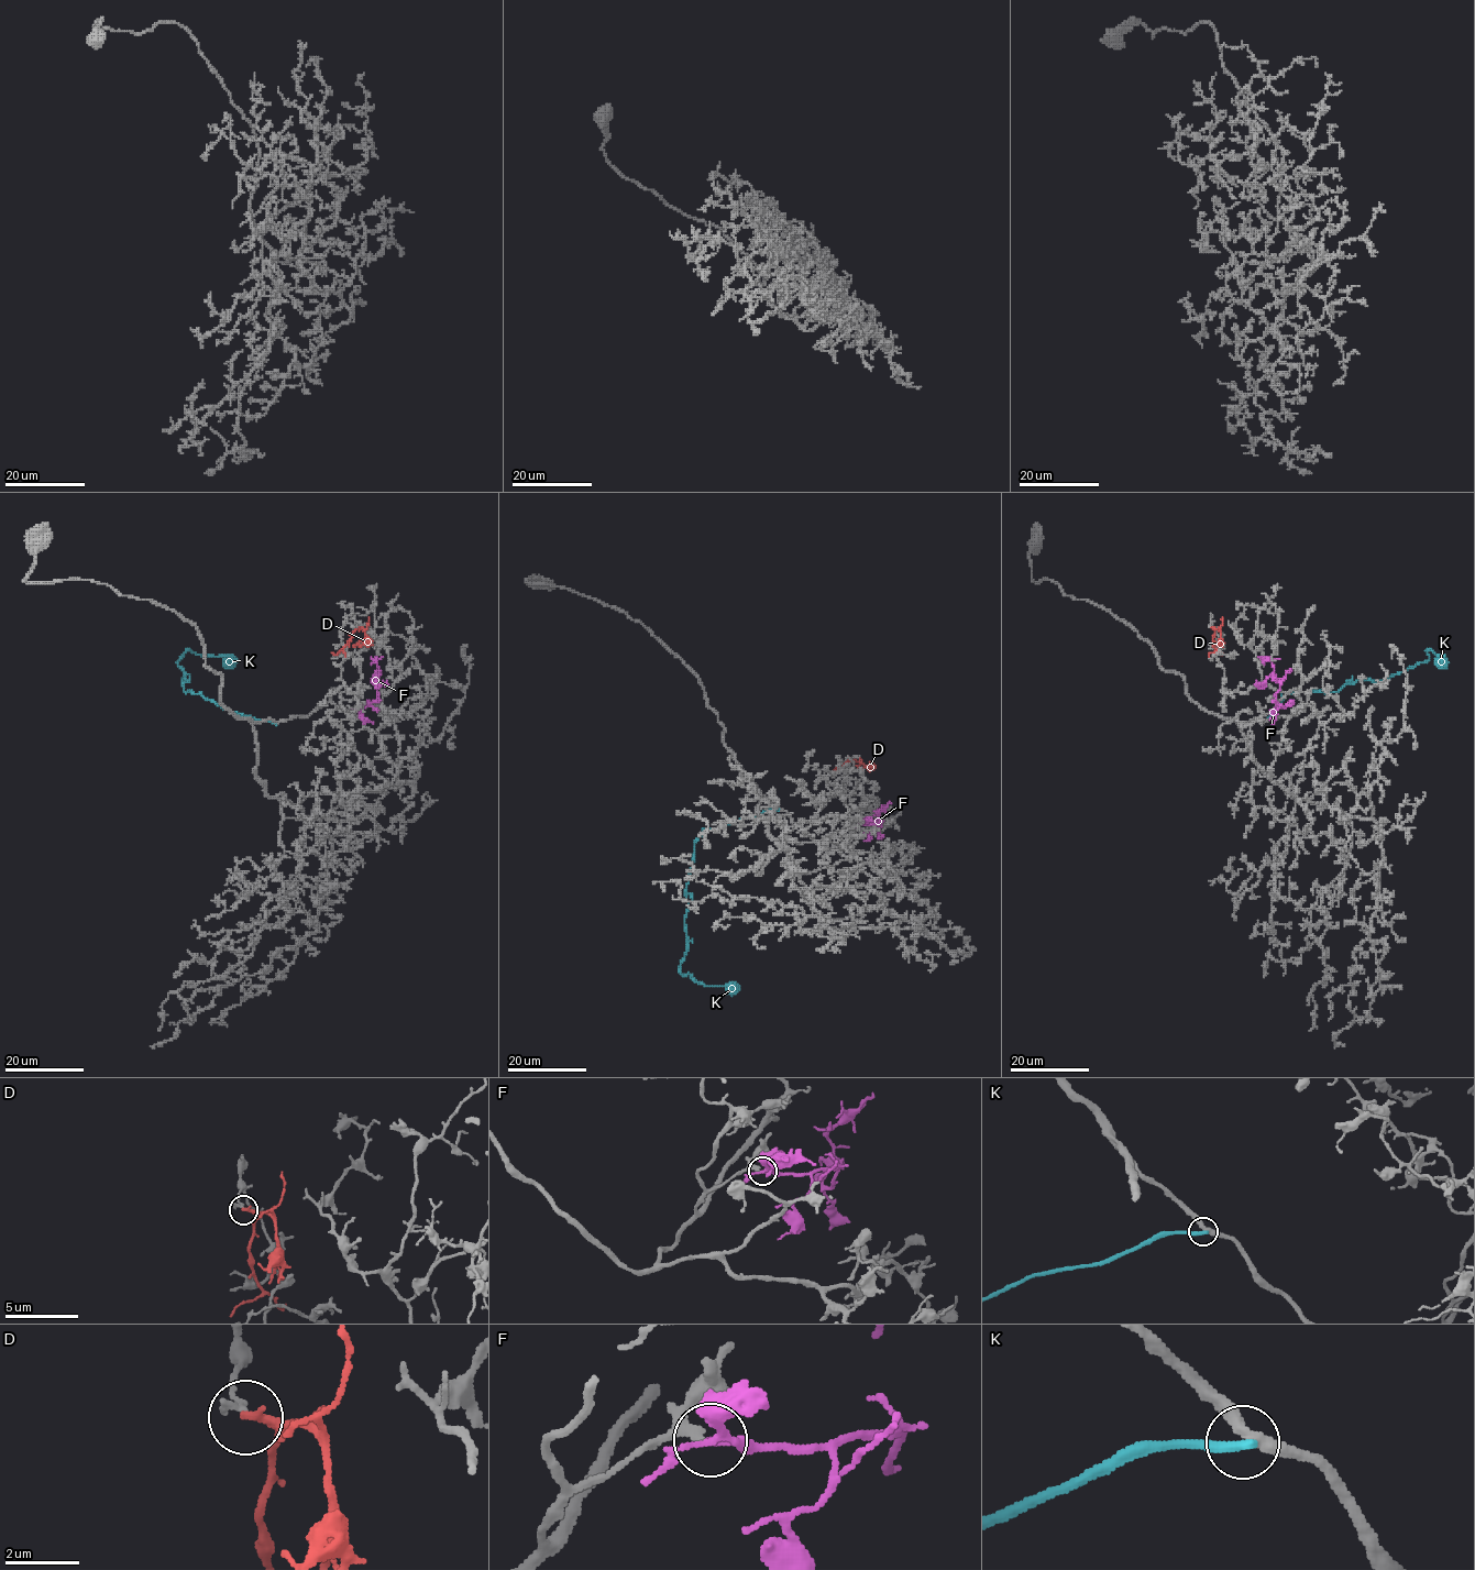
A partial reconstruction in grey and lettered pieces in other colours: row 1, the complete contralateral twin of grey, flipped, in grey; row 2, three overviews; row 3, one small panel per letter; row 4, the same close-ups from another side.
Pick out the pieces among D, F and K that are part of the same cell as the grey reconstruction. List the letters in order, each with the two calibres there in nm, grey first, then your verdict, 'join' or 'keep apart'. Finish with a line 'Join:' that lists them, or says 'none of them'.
D: calibres 150 and 200 nm; keep apart
F: calibres 170 and 200 nm; join
K: calibres 320 and 320 nm; keep apart
Join: F

